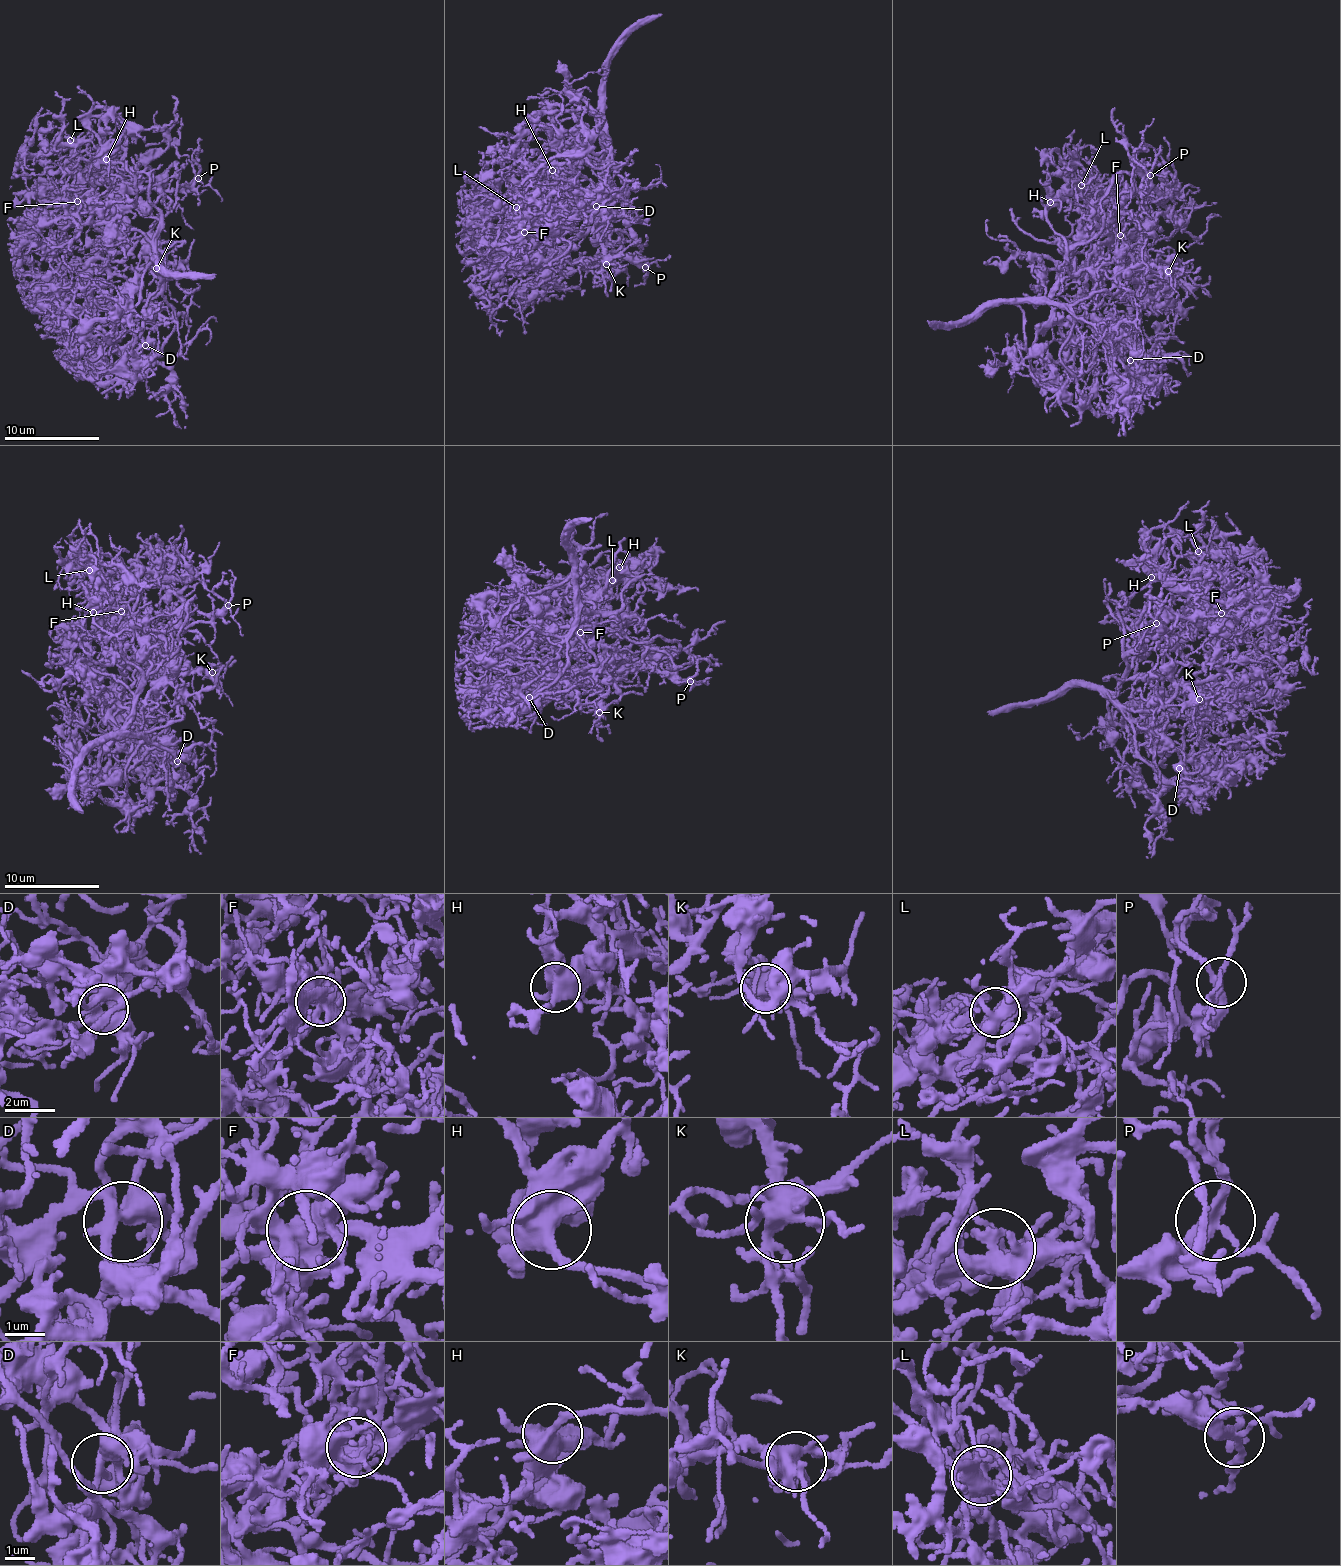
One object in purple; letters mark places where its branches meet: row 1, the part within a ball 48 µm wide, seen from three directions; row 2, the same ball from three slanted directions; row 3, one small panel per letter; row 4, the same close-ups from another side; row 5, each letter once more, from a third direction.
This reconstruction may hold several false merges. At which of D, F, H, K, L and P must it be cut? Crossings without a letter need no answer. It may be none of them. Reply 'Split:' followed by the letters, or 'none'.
Split: none

